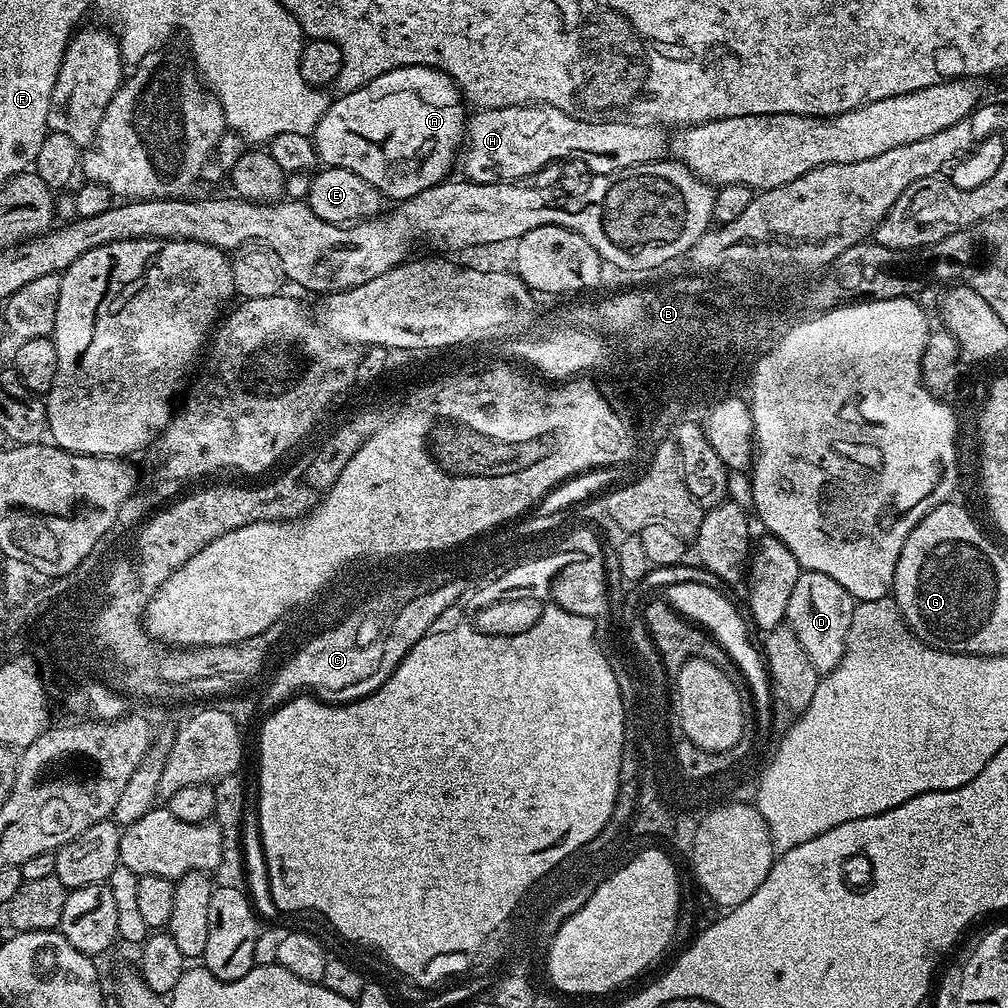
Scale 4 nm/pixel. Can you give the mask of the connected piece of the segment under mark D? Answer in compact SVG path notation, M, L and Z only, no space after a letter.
M808 569L801 571L790 593L785 621L794 630L794 634L798 635L798 640L817 673L832 672L841 660L856 605L850 592L834 578Z

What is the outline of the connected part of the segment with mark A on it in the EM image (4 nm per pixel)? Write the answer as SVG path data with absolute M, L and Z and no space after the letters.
M423 64L391 68L358 90L337 97L329 103L311 135L316 146L316 159L321 165L358 174L358 178L370 182L381 197L388 199L389 196L392 202L409 200L414 194L422 194L422 190L449 179L451 172L448 171L457 163L466 135L466 101L456 81L447 72L425 68Z

